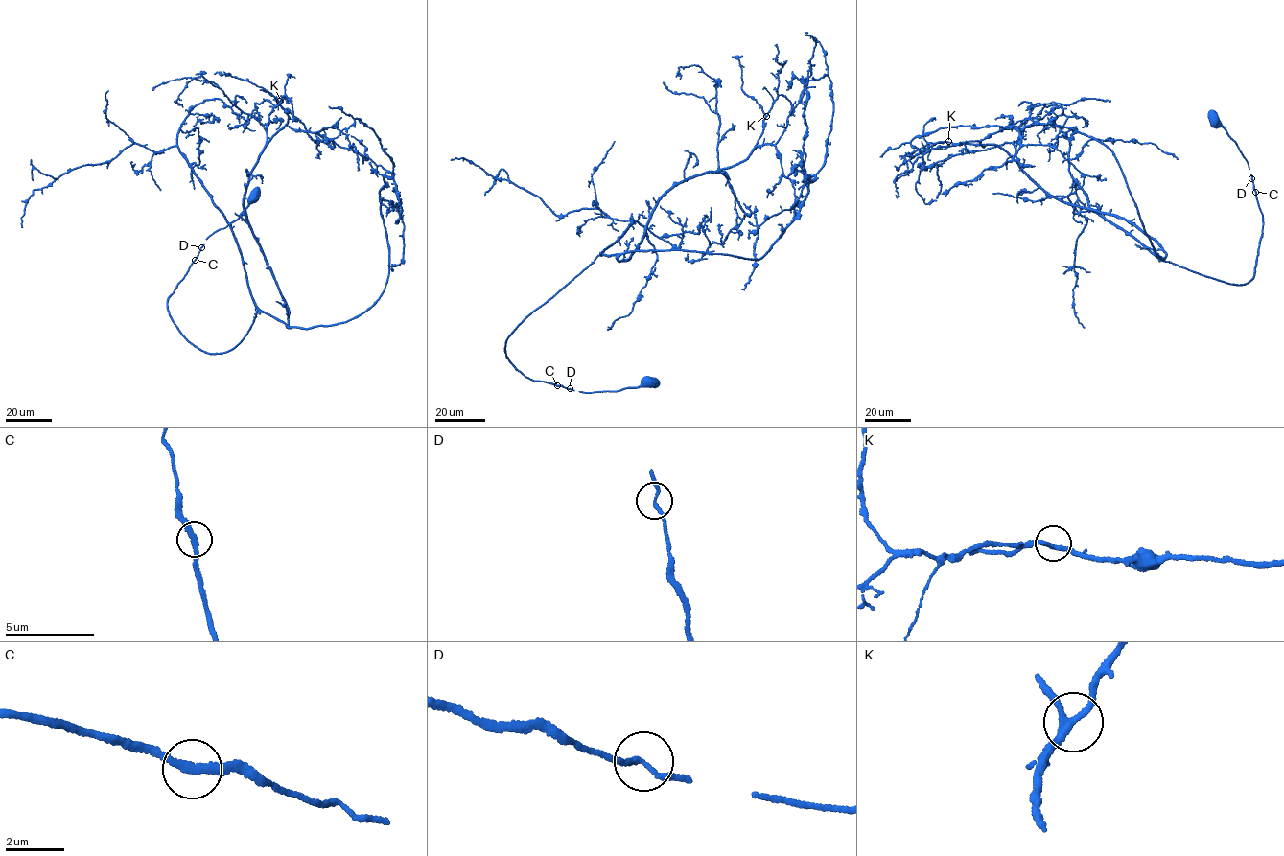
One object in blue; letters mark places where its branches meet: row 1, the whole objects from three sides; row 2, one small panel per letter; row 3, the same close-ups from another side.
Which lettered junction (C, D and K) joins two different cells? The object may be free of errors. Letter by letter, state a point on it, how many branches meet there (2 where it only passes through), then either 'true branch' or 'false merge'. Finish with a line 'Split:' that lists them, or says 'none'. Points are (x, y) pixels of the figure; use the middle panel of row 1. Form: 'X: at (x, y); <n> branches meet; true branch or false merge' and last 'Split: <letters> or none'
C: at (557, 385); 2 branches meet; true branch
D: at (570, 388); 2 branches meet; true branch
K: at (766, 116); 3 branches meet; true branch
Split: none

